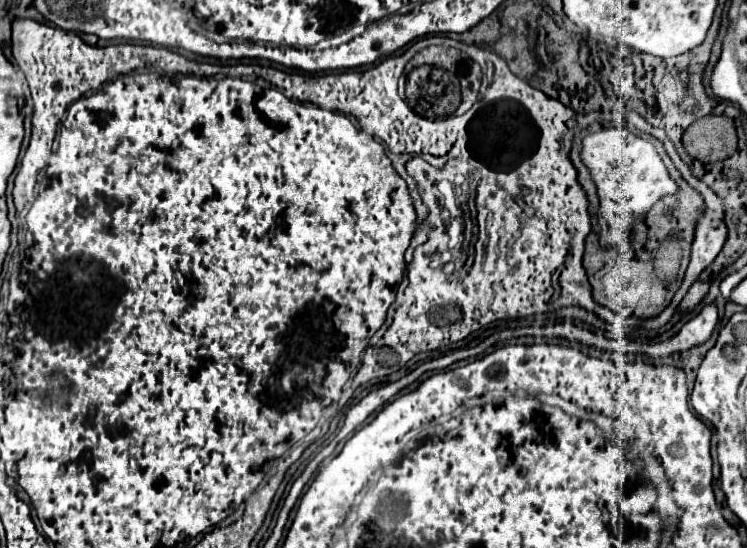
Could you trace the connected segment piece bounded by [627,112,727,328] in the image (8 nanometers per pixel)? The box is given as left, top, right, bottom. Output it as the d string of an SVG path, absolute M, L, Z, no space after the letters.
M627 112L627 122L629 124L633 124L637 130L641 130L641 132L647 132L647 134L651 134L651 136L655 136L657 140L661 140L661 144L663 144L663 148L665 148L665 152L669 154L669 158L671 158L671 162L675 164L675 168L681 172L681 176L685 178L685 182L689 184L689 186L693 186L701 196L703 196L703 202L705 202L705 212L703 212L703 218L699 218L697 220L697 226L695 226L695 234L693 234L693 244L691 244L691 258L689 258L689 266L687 266L687 270L685 270L685 278L683 278L683 282L681 282L681 288L675 292L675 296L673 296L673 300L671 300L671 304L661 312L661 314L657 314L655 318L649 318L647 320L647 328L659 328L659 326L663 326L665 322L669 322L669 318L671 318L671 314L673 314L673 310L675 310L675 306L679 304L679 300L683 298L683 294L687 292L687 288L697 280L697 276L715 260L715 256L721 252L721 248L723 248L723 244L725 244L725 238L727 238L727 228L725 228L725 224L723 224L723 202L715 196L715 194L711 194L709 192L709 188L703 184L703 182L699 182L691 172L689 172L689 168L687 168L687 164L683 164L681 162L681 158L677 156L677 152L675 152L675 146L671 144L671 140L667 138L667 134L661 130L661 128L653 128L653 126L649 126L637 112Z

